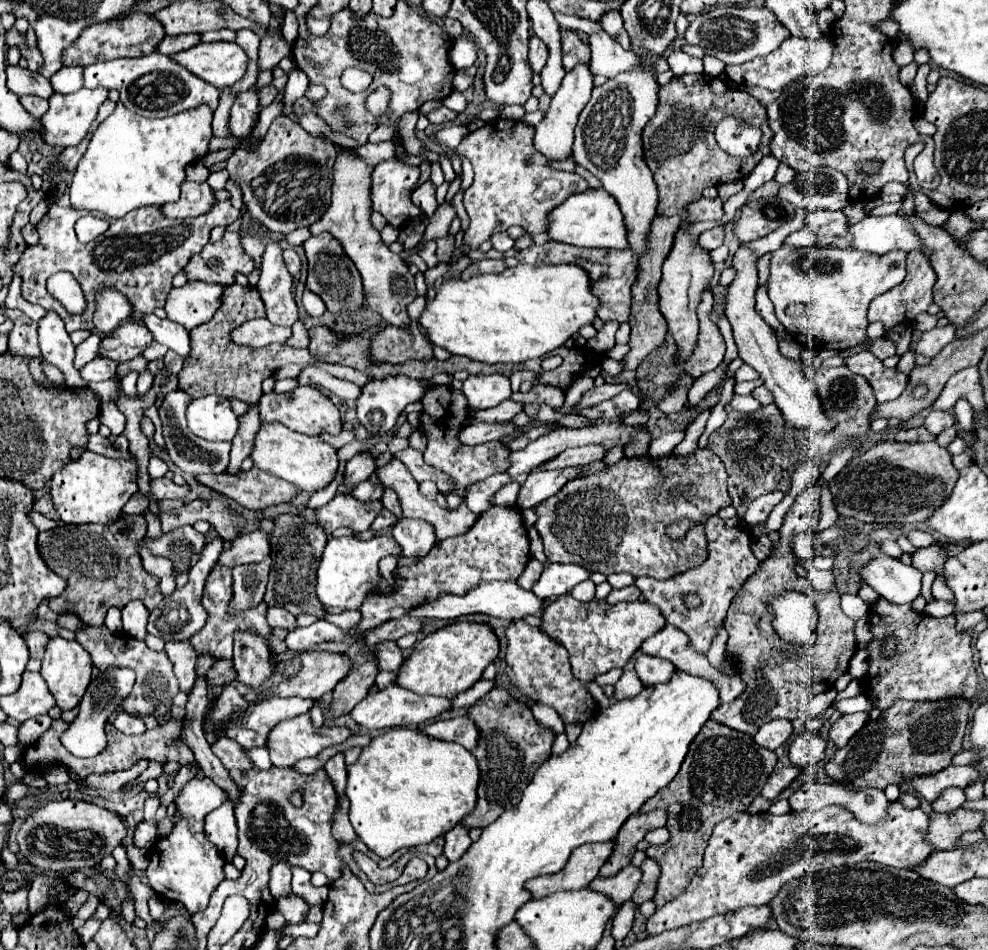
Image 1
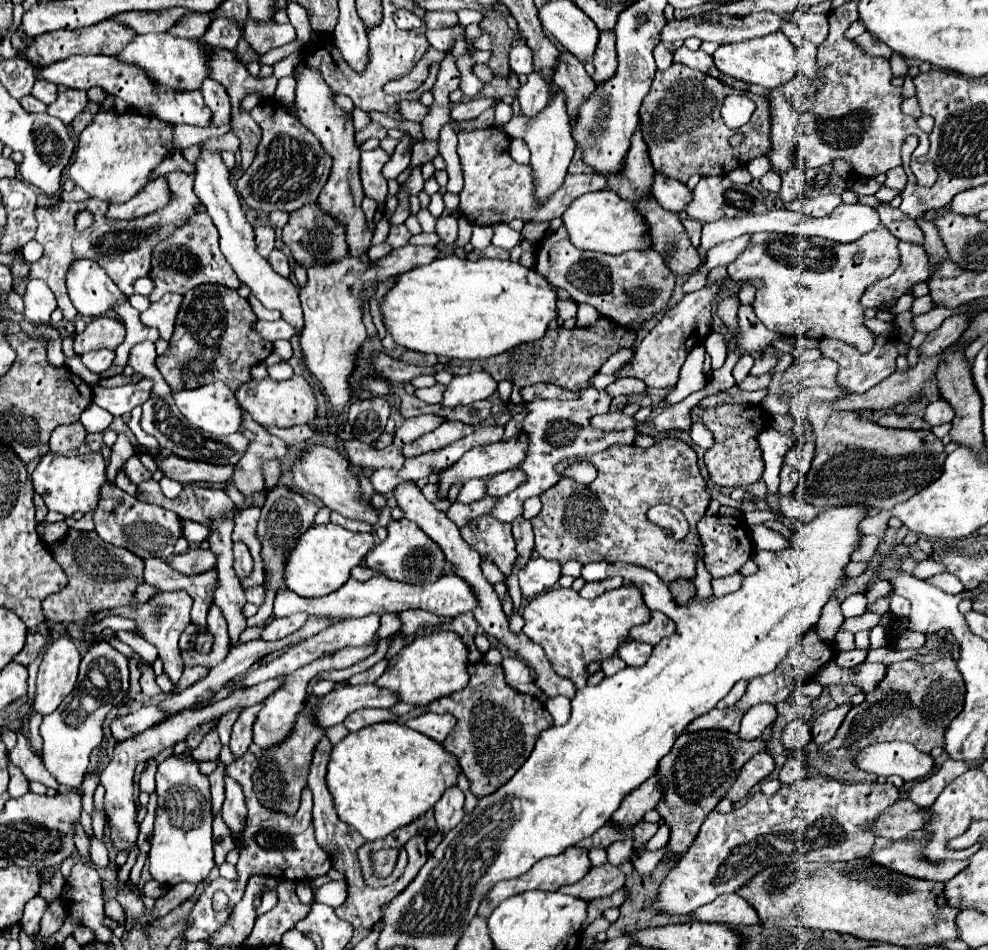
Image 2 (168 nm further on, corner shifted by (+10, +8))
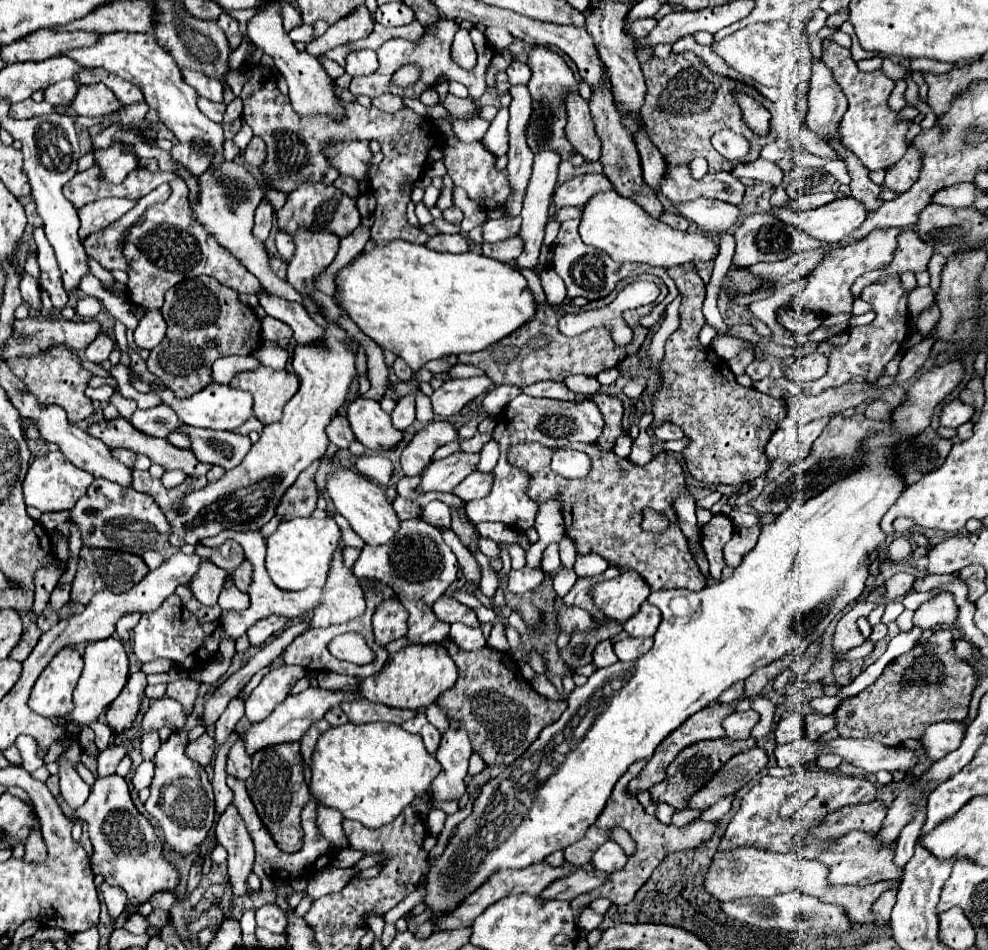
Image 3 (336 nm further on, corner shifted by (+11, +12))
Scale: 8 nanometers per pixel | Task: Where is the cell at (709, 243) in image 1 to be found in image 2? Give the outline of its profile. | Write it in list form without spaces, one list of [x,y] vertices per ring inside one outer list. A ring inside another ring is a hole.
[[[690,218],[682,220],[682,224],[684,224],[686,232],[688,232],[688,238],[690,238],[692,246],[698,248],[698,246],[700,246],[700,230],[702,230],[702,224],[696,222],[696,220],[690,220]]]

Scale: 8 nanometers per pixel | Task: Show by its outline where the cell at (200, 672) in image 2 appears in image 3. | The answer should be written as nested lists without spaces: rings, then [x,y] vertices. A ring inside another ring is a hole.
[[[187,676],[187,678],[171,682],[167,686],[167,696],[177,700],[177,702],[181,702],[183,708],[187,708],[191,712],[193,710],[193,702],[195,702],[195,698],[199,694],[199,686],[201,686],[201,682],[197,682],[191,676]]]

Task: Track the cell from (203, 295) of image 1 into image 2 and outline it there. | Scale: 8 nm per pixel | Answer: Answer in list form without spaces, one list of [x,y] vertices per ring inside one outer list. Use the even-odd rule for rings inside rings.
[[[180,294],[162,296],[162,300],[150,304],[150,308],[140,314],[140,322],[144,326],[158,328],[160,338],[162,340],[170,340],[172,332],[174,332],[174,320],[176,320],[180,304],[182,304],[182,296]]]

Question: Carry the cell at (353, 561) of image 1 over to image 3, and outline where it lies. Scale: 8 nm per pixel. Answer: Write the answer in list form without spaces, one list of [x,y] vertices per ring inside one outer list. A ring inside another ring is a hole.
[[[293,518],[281,522],[267,540],[265,566],[271,580],[283,590],[303,590],[309,586],[321,588],[329,576],[329,560],[333,560],[333,552],[343,546],[341,536],[339,526],[331,518]]]

